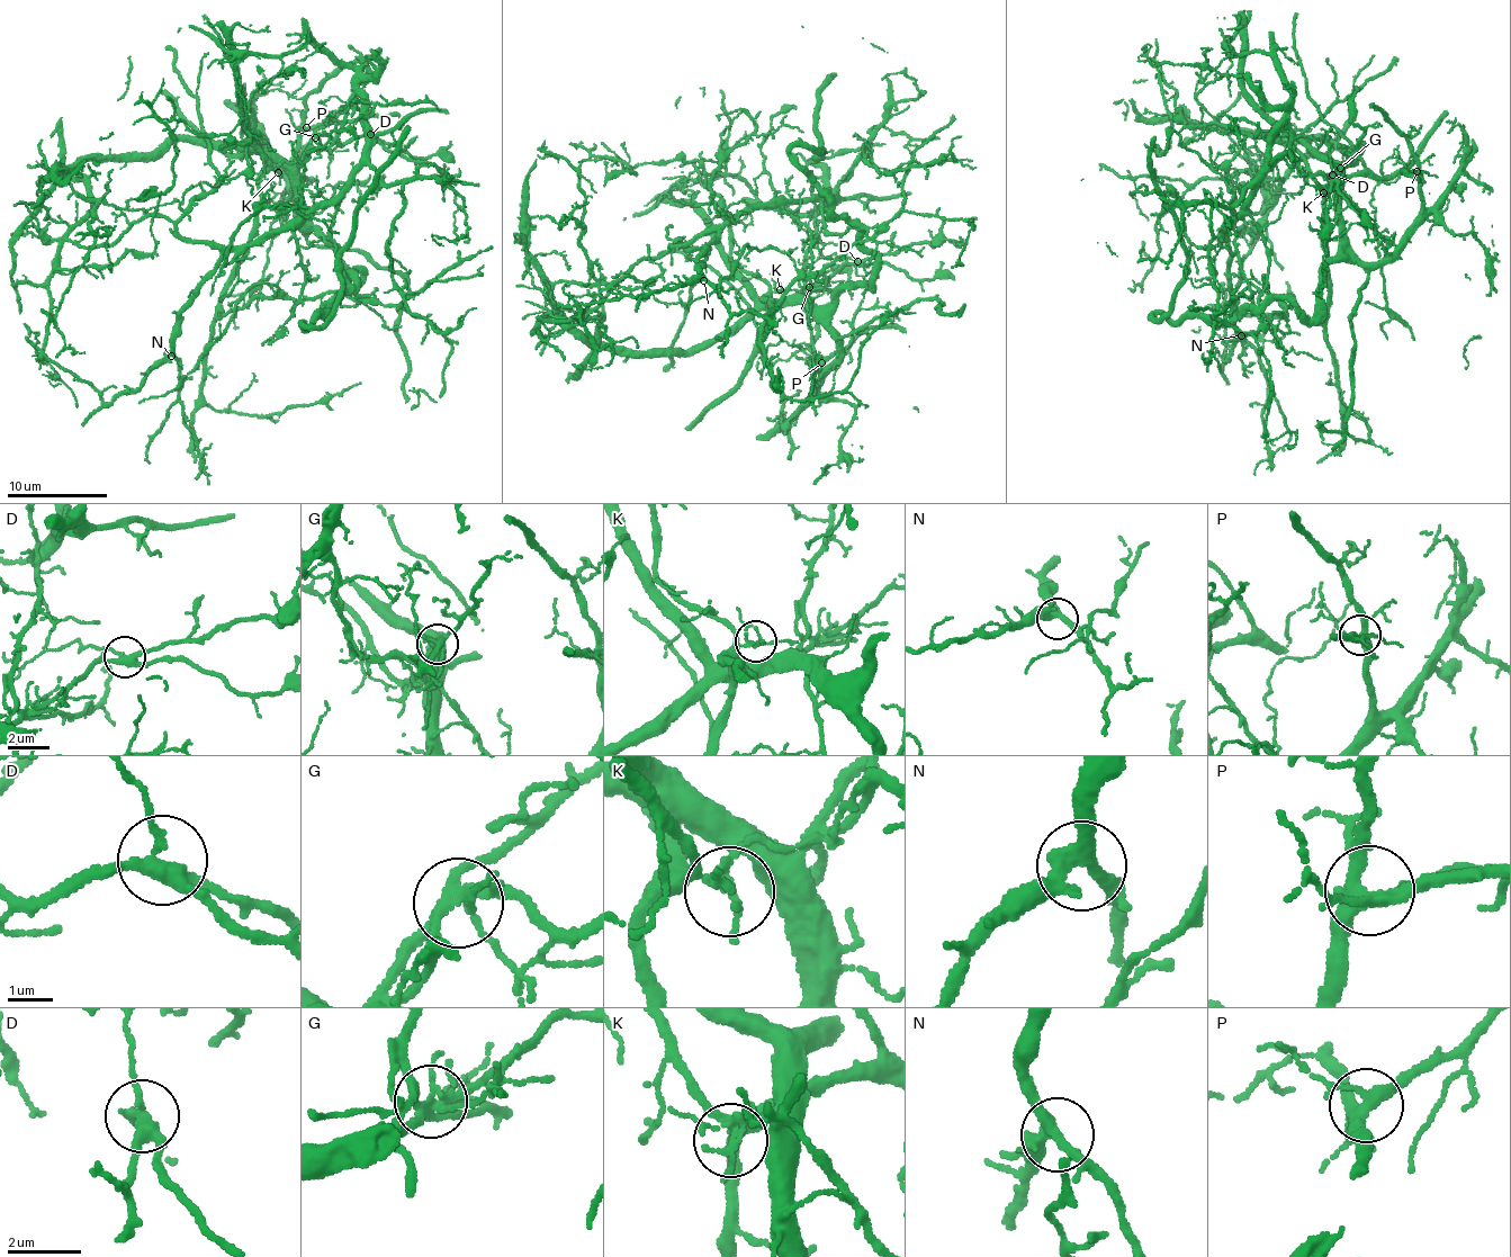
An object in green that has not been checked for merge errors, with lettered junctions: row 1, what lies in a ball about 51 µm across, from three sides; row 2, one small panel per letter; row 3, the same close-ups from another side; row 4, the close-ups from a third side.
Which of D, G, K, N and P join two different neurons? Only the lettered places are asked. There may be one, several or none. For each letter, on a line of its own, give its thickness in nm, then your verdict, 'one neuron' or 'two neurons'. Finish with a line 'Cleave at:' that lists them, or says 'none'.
D: calibre 300 nm; one neuron
G: calibre 260 nm; two neurons
K: calibre 130 nm; two neurons
N: calibre 320 nm; one neuron
P: calibre 320 nm; one neuron
Cleave at: G, K

